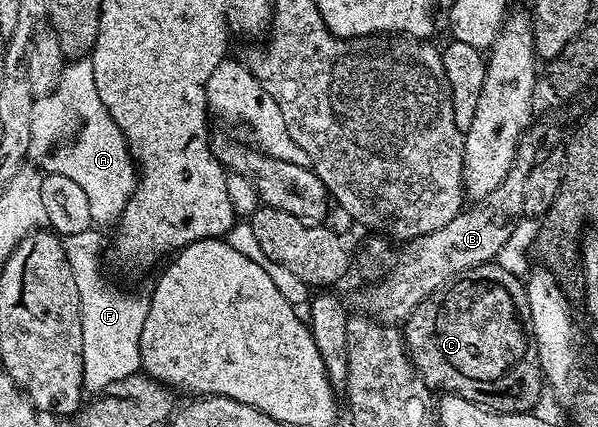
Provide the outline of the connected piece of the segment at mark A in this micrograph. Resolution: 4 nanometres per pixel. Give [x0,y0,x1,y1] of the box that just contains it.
[28,56,139,226]

